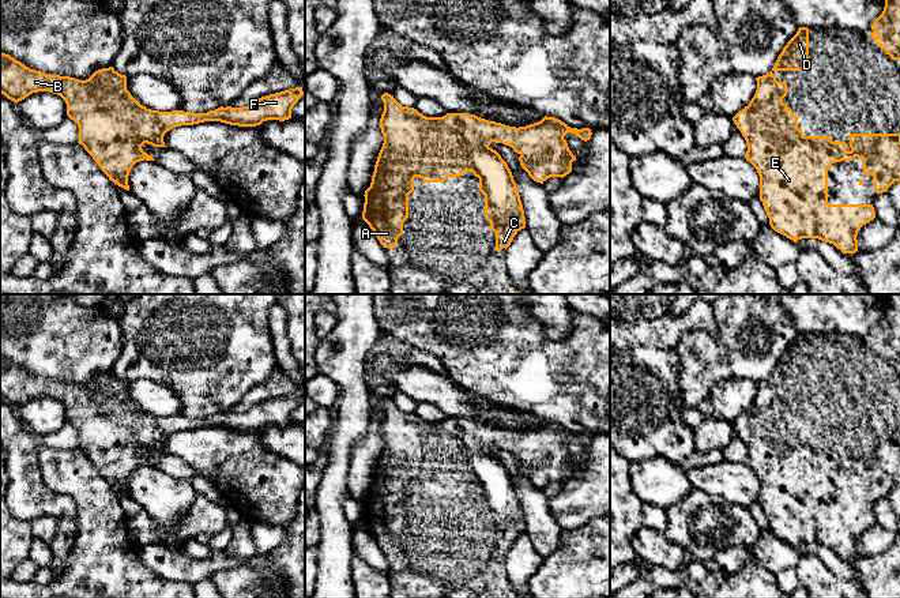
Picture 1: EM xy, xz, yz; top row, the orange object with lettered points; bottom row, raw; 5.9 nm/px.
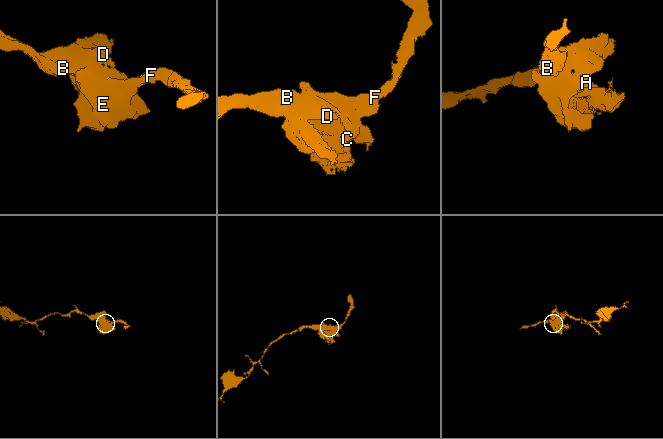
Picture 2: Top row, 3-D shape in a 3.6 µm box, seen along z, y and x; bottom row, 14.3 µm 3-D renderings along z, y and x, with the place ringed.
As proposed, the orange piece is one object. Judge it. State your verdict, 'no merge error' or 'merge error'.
no merge error

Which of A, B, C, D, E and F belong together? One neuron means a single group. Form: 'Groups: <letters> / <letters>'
Groups: A B C D E F

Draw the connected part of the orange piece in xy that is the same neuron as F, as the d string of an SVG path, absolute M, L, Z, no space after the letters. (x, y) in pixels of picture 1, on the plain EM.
M0 358L0 398L18 409L38 396L57 399L65 406L67 421L79 432L78 448L84 452L110 486L127 496L129 496L128 481L132 471L144 465L155 466L143 456L142 451L144 448L154 452L166 452L163 441L167 436L204 426L221 426L238 432L256 432L267 425L285 426L291 424L293 411L304 400L302 392L295 392L261 402L242 413L221 411L207 418L159 417L140 410L127 395L127 381L118 379L113 372L98 375L89 384L79 385L30 375L10 360Z

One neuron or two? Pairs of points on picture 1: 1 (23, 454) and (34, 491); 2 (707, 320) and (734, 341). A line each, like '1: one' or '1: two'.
1: one
2: two

